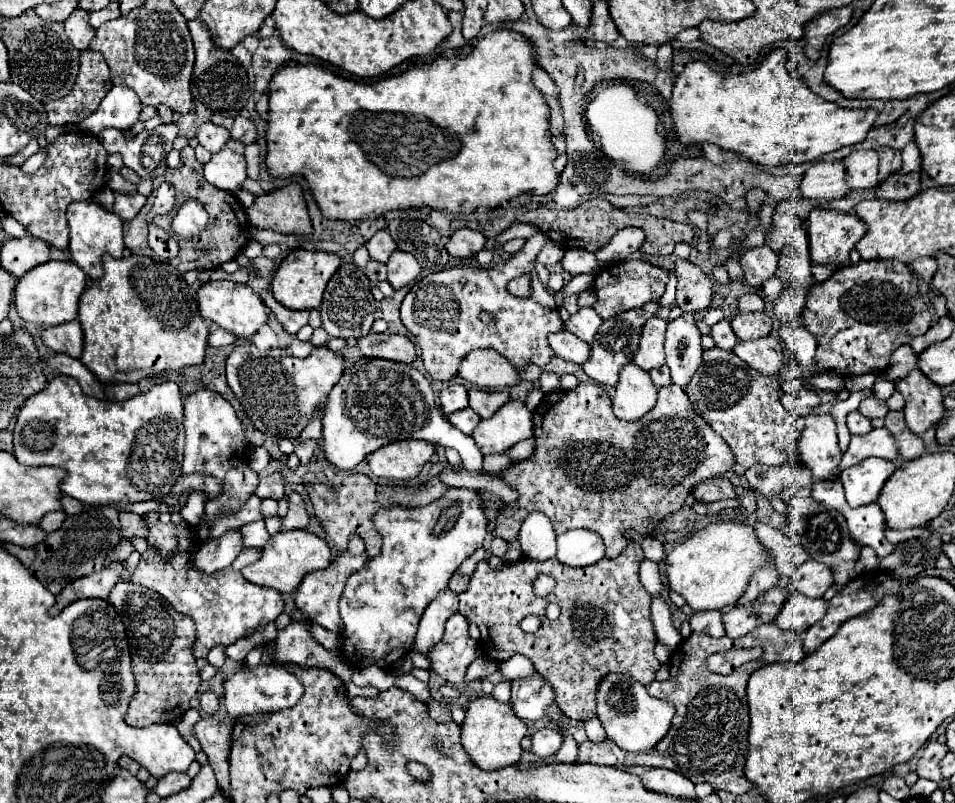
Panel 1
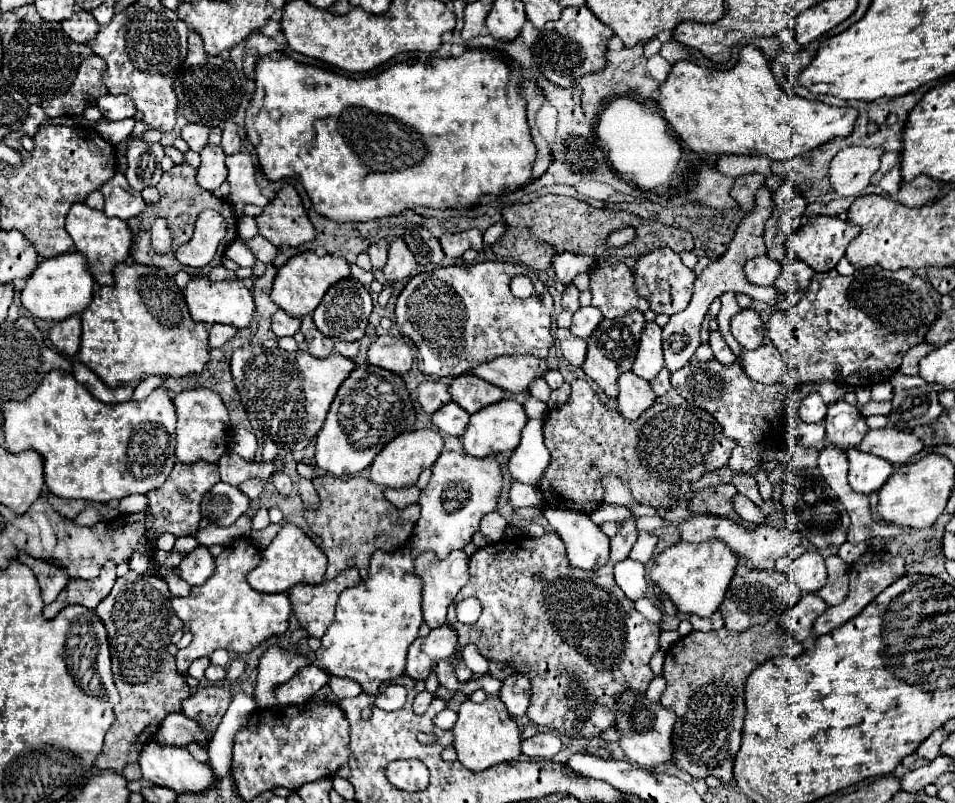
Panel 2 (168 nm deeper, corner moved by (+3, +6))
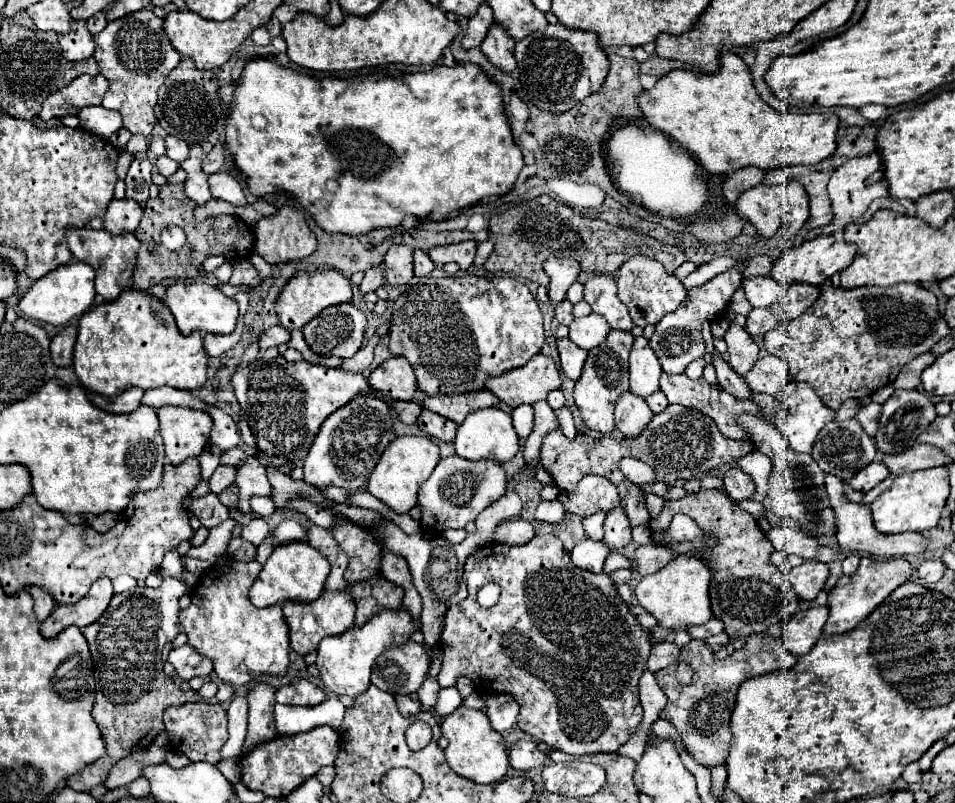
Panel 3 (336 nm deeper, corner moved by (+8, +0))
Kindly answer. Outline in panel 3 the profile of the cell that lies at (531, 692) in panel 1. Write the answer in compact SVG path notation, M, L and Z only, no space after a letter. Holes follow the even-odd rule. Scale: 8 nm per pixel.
M490 693L486 701L486 715L490 717L492 729L502 733L516 725L520 715L520 705L510 693Z

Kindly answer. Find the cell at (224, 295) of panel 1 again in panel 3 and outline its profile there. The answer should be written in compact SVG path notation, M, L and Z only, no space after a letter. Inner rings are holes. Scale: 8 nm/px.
M176 283L168 287L166 293L166 305L174 313L176 325L182 335L190 335L192 331L206 331L206 333L232 333L238 321L238 303L230 297L226 297L220 289L206 285L206 283Z

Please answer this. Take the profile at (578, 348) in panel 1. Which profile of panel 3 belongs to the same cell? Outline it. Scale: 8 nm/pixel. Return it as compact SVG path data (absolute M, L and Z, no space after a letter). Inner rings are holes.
M558 339L556 341L556 347L558 347L558 353L560 353L560 367L562 367L562 373L576 381L582 373L582 365L586 361L586 351L580 349L578 345L572 345L570 339Z

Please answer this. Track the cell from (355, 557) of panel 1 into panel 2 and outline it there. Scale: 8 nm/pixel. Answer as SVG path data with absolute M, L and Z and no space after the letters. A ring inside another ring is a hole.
M355 567L343 571L333 581L323 581L321 585L295 585L289 591L293 603L293 613L301 627L311 635L321 639L329 625L333 623L335 603L341 591L355 587L359 583L359 571Z

